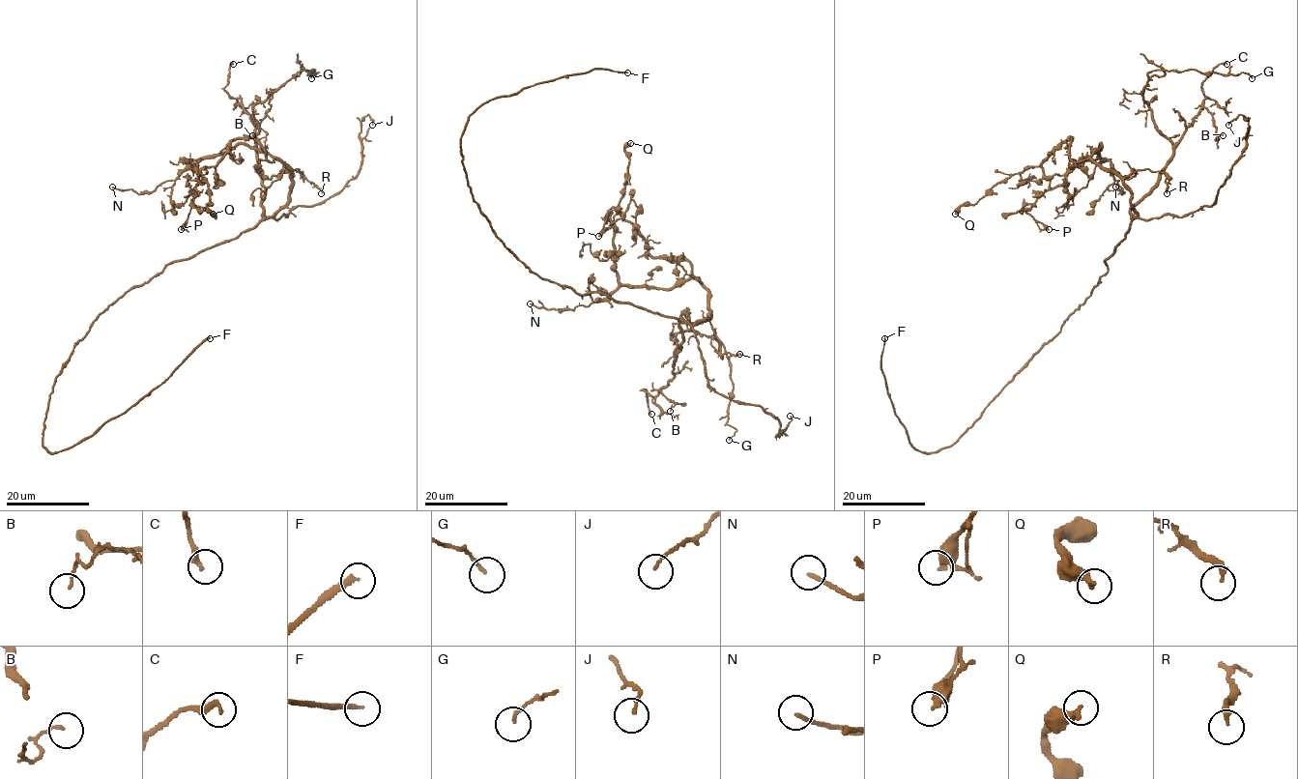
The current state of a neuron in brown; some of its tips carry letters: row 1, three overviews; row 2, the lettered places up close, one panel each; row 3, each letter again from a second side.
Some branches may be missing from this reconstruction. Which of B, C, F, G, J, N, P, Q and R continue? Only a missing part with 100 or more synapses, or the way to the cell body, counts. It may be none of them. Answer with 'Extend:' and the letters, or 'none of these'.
Extend: F

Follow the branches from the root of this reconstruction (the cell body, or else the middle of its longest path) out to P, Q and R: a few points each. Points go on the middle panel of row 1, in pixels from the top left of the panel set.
P: (557, 283), (690, 324), (708, 317), (709, 294), (696, 279), (668, 289), (620, 281), (610, 212), (598, 236)
Q: (557, 283), (690, 324), (708, 317), (709, 294), (691, 265), (683, 258), (653, 258), (618, 210), (630, 143)
R: (557, 283), (580, 295), (603, 293), (690, 324), (710, 311), (720, 353), (739, 354)

